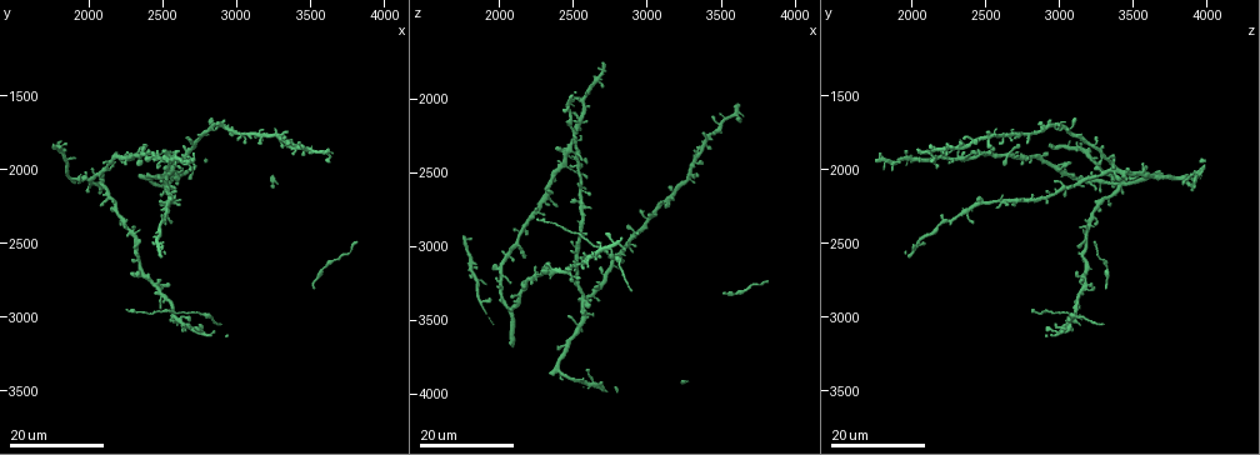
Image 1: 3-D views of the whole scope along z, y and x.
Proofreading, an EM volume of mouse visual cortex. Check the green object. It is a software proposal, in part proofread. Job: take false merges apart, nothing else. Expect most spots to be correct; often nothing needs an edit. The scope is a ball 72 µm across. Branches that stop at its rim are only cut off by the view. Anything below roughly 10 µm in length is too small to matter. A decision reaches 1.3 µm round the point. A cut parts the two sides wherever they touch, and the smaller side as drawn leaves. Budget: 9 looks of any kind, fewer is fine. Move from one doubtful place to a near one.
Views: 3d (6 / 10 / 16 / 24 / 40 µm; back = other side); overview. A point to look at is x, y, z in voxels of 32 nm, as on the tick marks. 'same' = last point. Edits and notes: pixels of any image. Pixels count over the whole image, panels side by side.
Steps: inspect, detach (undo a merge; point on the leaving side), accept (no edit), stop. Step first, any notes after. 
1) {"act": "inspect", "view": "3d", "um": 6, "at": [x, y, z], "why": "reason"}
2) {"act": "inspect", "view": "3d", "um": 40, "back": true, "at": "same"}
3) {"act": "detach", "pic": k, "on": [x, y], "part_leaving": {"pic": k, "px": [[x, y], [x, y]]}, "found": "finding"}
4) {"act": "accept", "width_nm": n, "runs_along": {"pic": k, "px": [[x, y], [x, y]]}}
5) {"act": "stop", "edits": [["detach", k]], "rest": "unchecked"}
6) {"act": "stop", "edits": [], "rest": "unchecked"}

{"act": "inspect", "view": "3d", "um": 16, "at": [2440, 1940, 2380], "why": "four-way junction"}

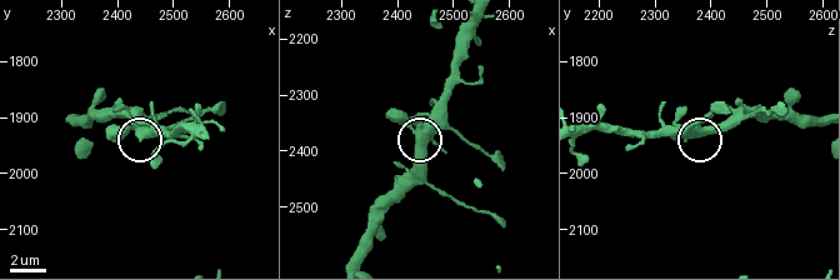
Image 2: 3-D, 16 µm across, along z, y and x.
{"act": "inspect", "view": "3d", "um": 10, "at": [2445, 1930, 2385]}

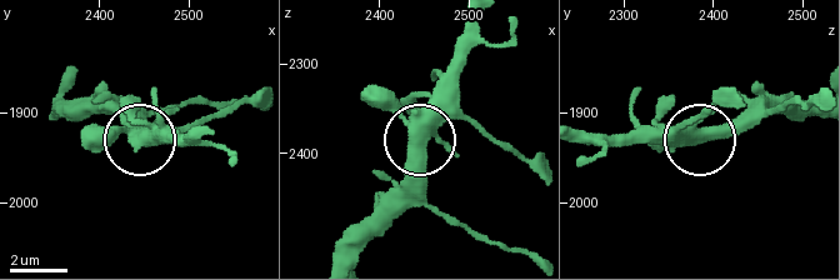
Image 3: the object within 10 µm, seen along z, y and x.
{"act": "inspect", "view": "3d", "um": 6, "at": [2445, 1925, 2385]}

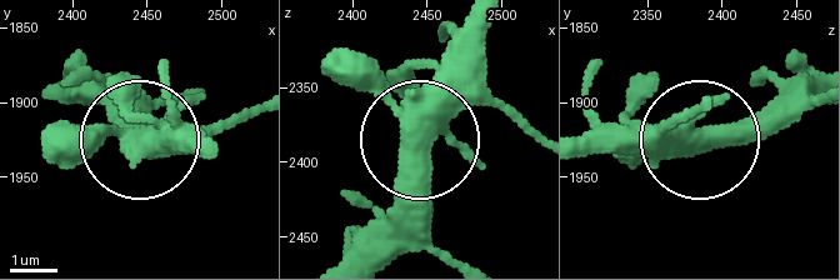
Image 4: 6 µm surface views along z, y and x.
{"act": "accept", "found": "continuous, no second neuron"}

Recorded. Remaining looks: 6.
{"act": "inspect", "view": "3d", "um": 16, "at": [2540, 2240, 2480], "why": "looks like a crossing"}

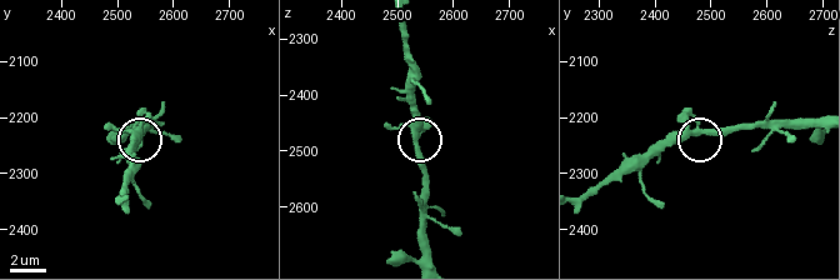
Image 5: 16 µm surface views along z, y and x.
{"act": "inspect", "view": "3d", "um": 6, "at": [2535, 2230, 2475]}

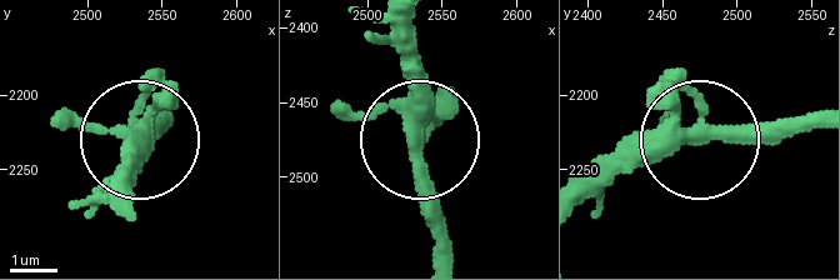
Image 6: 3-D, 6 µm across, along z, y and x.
{"act": "accept", "found": "all the same neuron"}

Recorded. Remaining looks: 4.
{"act": "inspect", "view": "3d", "um": 16, "at": [2520, 2880, 3120], "why": "thin neck"}

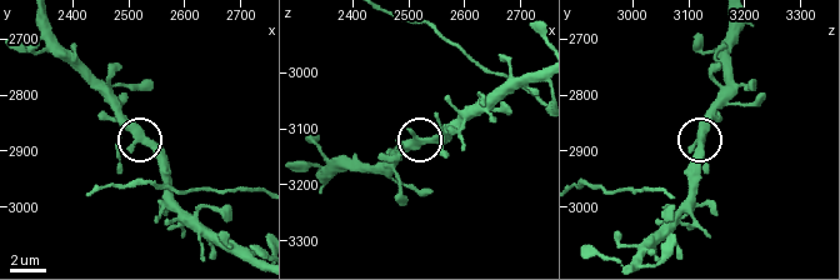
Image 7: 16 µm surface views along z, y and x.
{"act": "inspect", "view": "3d", "um": 6, "at": [2535, 2880, 3125], "why": "zoom in"}

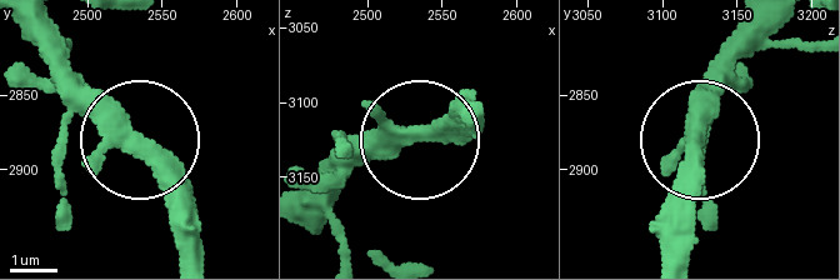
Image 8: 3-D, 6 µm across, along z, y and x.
{"act": "accept", "arms": 3, "found": "all the same neuron"}

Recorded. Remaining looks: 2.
{"act": "inspect", "view": "3d", "um": 16, "at": [2680, 2980, 3000], "why": "two arms in line, one across"}

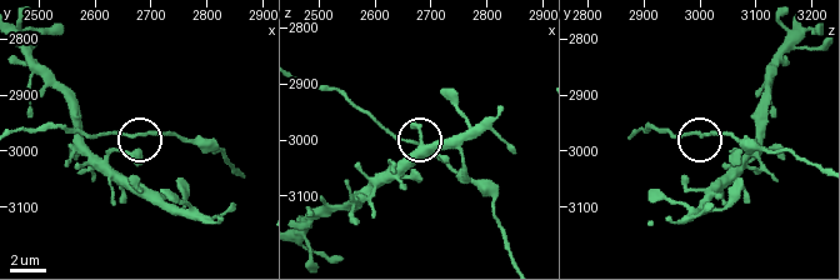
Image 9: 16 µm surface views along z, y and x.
{"act": "inspect", "view": "3d", "um": 6, "at": [2685, 2970, 3010]}

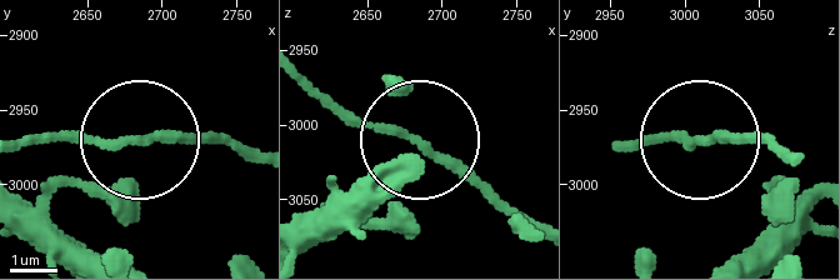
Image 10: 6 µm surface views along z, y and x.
{"act": "accept", "arms": 3, "runs_along": {"pic": 10, "px": [[28, 201], [75, 181], [108, 189], [131, 138], [31, 134]]}, "found": "all the same neuron"}

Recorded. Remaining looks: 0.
{"act": "stop", "edits": [], "rest": "unchecked"}

